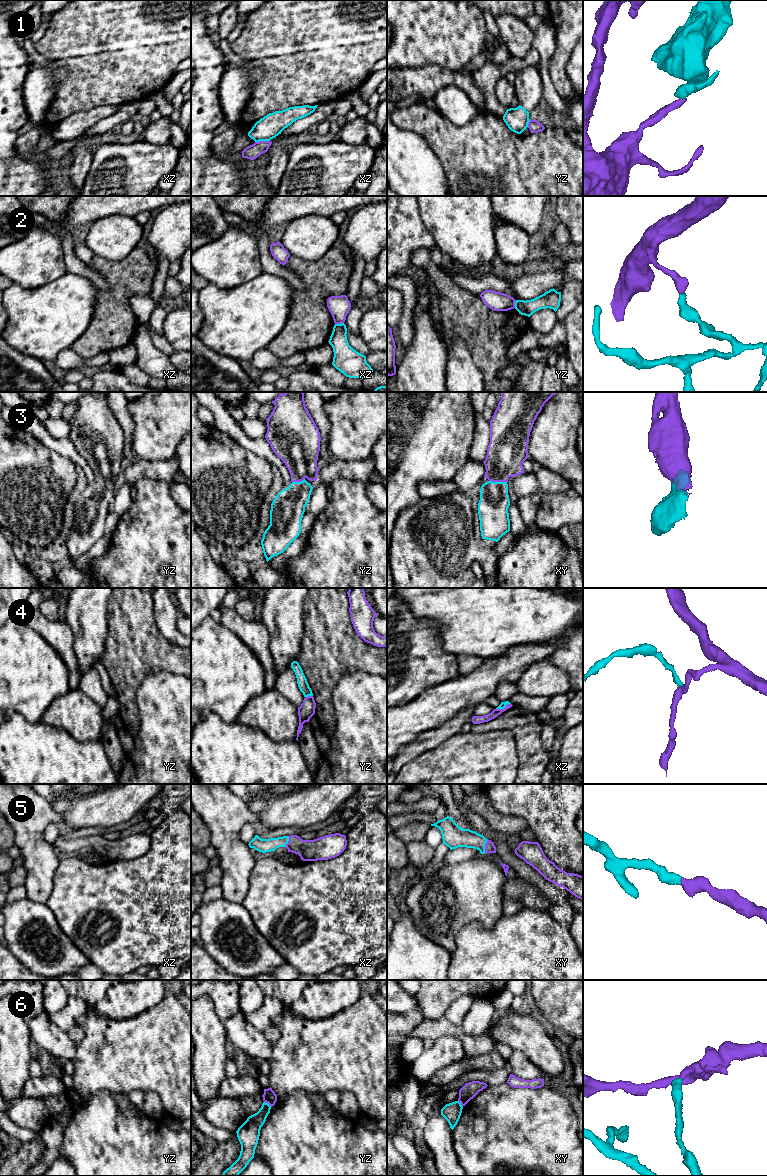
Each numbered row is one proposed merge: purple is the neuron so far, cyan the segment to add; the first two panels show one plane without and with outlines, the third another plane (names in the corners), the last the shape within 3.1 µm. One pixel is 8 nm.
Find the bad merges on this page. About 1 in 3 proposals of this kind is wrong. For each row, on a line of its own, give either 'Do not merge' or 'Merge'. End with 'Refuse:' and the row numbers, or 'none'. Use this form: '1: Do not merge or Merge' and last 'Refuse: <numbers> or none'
1: Do not merge
2: Do not merge
3: Merge
4: Do not merge
5: Merge
6: Do not merge
Refuse: 1, 2, 4, 6

